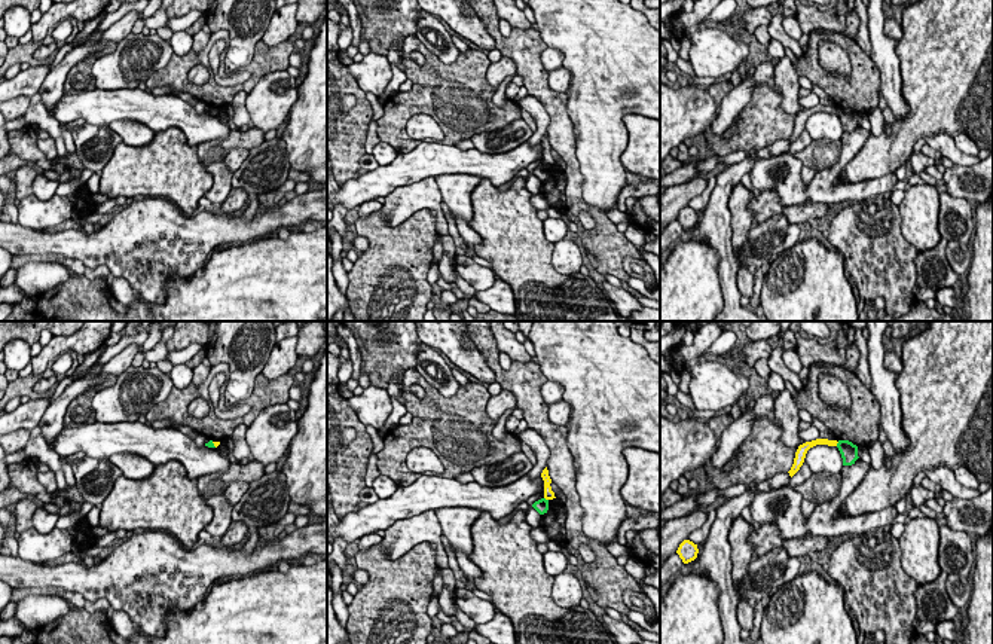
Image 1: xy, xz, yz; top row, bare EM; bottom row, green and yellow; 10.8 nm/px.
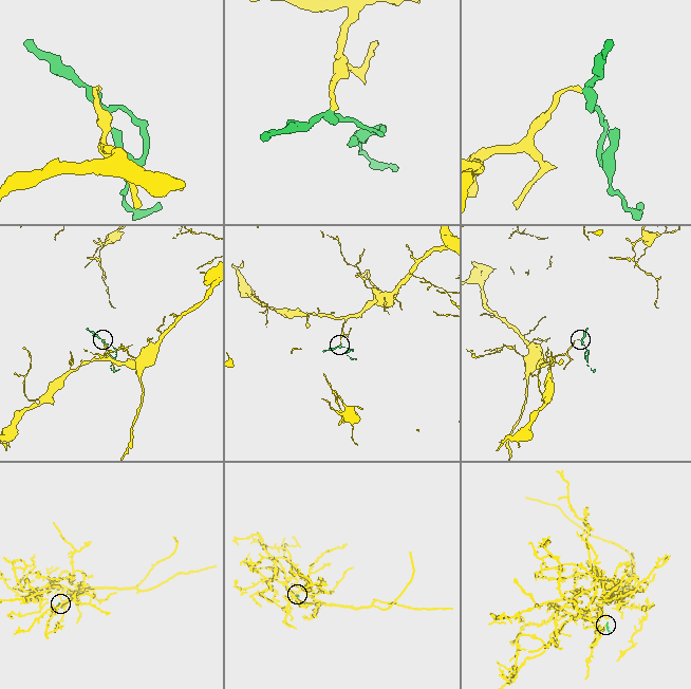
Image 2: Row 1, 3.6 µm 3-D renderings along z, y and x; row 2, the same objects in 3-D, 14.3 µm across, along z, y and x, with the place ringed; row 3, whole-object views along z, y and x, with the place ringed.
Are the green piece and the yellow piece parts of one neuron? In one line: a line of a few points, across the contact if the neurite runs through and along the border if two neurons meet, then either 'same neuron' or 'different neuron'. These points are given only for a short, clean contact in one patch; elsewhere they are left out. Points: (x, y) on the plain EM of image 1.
line xz (544, 164), (547, 167); different neuron

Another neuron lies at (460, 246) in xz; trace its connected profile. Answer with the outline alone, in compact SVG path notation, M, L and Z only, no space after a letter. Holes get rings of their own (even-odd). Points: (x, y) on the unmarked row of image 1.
M441 201L441 210L447 220L449 235L452 236L452 239L455 242L456 256L464 256L467 251L467 245L456 228L456 222L453 220L449 207L443 201Z

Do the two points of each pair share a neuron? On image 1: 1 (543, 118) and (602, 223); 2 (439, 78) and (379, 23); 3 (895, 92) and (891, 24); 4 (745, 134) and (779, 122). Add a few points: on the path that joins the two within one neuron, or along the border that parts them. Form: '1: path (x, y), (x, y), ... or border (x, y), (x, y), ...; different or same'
1: border (528, 95), (546, 110), (547, 133); different
2: border (415, 36), (405, 39), (400, 55); different
3: border (885, 15), (885, 33), (897, 43); different
4: path (754, 130), (761, 122), (770, 122); same

